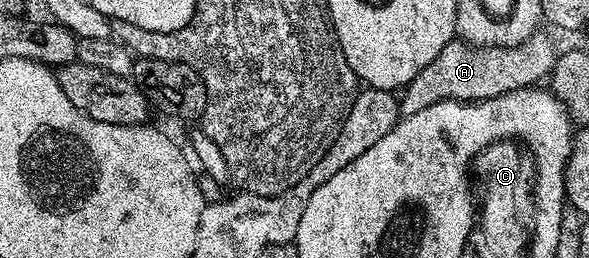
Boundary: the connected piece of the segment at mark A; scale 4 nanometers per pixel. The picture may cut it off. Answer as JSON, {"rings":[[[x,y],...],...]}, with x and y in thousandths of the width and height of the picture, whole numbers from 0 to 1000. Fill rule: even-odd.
{"rings":[[[919,132],[862,186],[813,182],[783,147],[762,155],[754,194],[747,194],[747,209],[740,209],[740,225],[733,225],[733,240],[727,240],[727,256],[720,256],[720,271],[713,271],[713,287],[681,345],[681,446],[713,442],[713,426],[745,403],[749,388],[810,395],[834,388],[856,357],[891,349],[932,298],[942,229],[939,163]]]}

